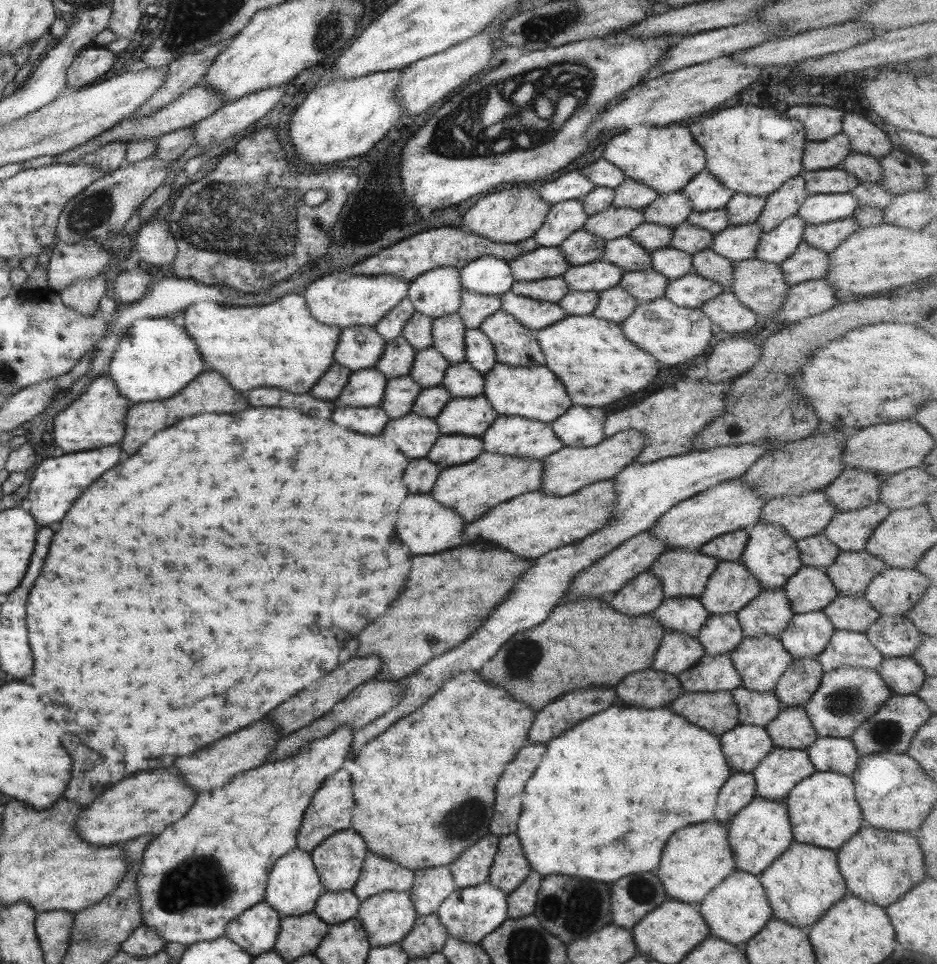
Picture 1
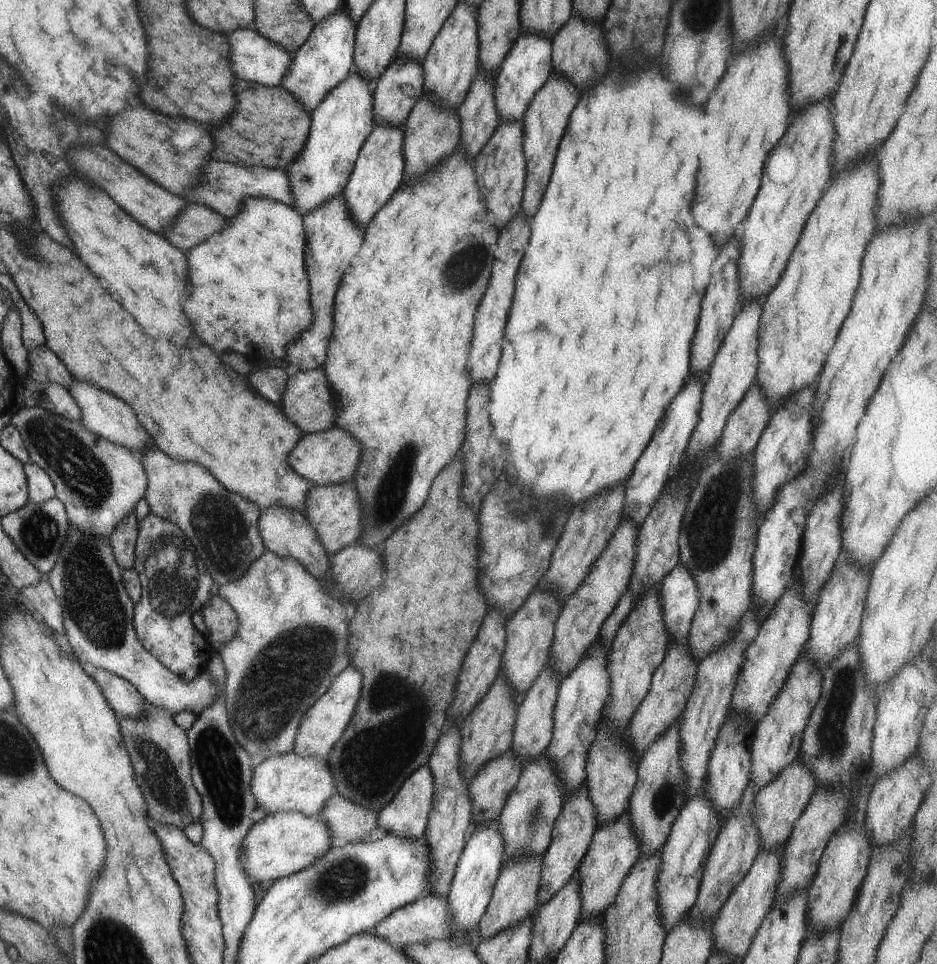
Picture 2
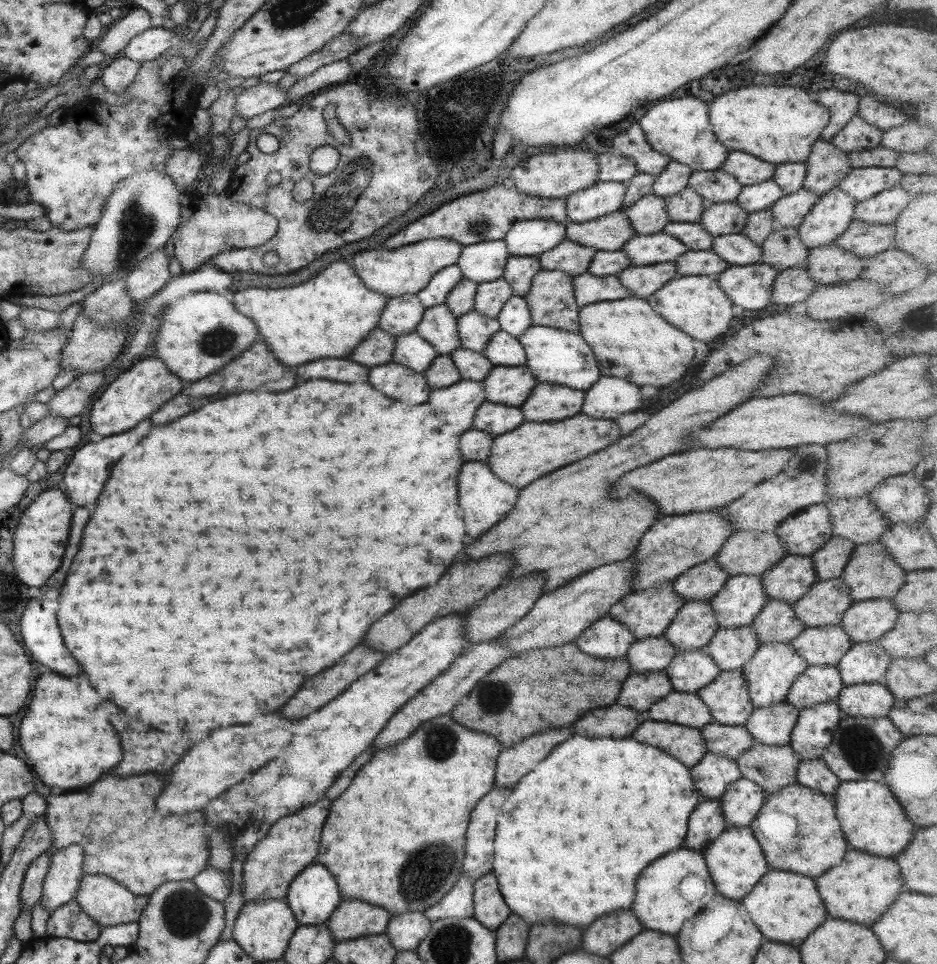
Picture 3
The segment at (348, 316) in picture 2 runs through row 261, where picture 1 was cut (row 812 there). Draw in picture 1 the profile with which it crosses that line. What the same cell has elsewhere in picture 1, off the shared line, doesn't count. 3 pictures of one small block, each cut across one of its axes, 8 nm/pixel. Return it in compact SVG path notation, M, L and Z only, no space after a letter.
M471 669L447 679L415 711L368 740L359 749L359 760L355 756L353 762L345 760L342 764L351 776L355 798L350 828L363 838L367 851L411 871L453 862L459 853L487 835L491 814L495 812L495 786L503 776L503 768L515 760L515 752L529 746L527 730L535 713L525 703L515 702L503 688L487 684Z

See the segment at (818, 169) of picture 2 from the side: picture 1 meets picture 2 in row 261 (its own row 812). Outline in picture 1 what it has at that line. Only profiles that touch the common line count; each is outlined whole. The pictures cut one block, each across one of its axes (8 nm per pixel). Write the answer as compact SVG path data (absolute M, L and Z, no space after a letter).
M755 797L732 818L731 822L727 822L729 824L727 840L729 840L734 866L756 877L793 842L791 825L783 800L770 801Z

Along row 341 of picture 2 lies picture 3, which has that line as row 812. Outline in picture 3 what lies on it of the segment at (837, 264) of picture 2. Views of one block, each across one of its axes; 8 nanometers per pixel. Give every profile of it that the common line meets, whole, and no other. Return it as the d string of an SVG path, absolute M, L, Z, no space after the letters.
M797 782L767 794L763 806L759 808L759 812L748 827L761 846L765 860L773 868L785 872L819 876L827 868L839 864L839 860L847 850L847 842L835 820L833 802L829 802L819 791L804 787Z

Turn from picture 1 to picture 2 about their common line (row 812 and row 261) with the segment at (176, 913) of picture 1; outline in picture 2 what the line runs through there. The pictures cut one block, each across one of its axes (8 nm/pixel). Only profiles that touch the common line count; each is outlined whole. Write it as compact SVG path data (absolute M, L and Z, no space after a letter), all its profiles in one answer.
M247 197L242 200L238 211L225 220L221 230L216 230L191 247L191 264L189 250L185 252L191 290L187 284L189 298L183 302L183 314L191 322L193 332L215 352L237 350L243 356L259 356L263 360L283 359L286 348L300 335L299 332L303 332L303 328L307 328L307 324L311 324L311 306L307 300L309 288L304 267L306 238L302 216L282 202L265 197Z

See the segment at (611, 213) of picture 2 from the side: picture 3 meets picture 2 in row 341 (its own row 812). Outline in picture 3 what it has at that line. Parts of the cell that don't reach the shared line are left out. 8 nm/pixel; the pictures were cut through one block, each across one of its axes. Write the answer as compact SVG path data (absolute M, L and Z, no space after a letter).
M573 736L561 744L557 744L545 760L535 764L535 768L525 774L513 788L507 802L501 806L501 812L497 817L497 828L495 828L495 846L493 846L492 873L495 875L497 886L503 902L513 913L525 921L529 926L537 924L541 920L555 918L559 922L573 922L571 926L583 926L587 922L593 922L595 918L613 912L617 908L629 908L633 896L635 896L635 876L649 864L651 860L663 856L669 850L675 850L683 844L685 832L687 832L687 816L700 799L695 791L695 785L689 775L689 769L679 760L660 751L650 744L640 743L628 737L621 739L607 738L581 738Z

